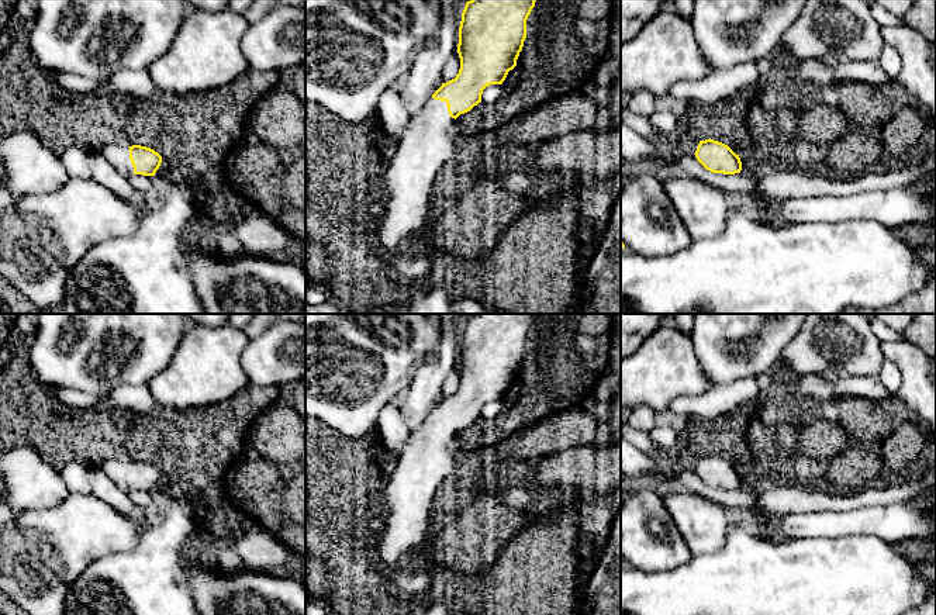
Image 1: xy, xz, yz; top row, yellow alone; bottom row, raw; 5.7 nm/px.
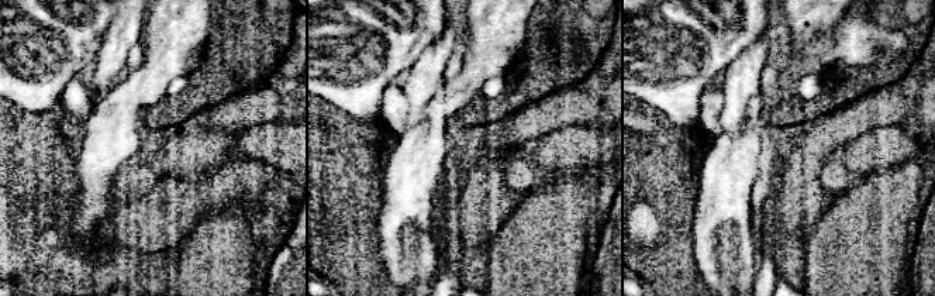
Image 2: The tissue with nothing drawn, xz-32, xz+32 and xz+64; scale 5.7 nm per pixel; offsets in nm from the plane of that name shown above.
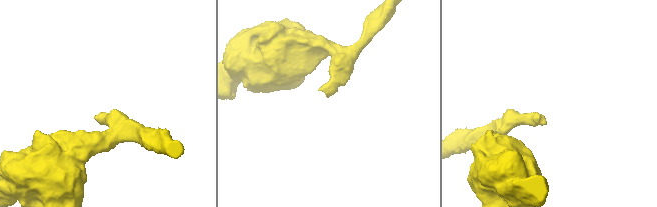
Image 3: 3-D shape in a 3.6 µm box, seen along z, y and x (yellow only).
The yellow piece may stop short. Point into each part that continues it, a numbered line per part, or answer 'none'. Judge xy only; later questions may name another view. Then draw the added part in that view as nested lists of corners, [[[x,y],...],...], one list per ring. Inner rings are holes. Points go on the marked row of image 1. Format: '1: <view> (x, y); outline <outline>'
1: xy (117, 155); outline [[[111,144],[104,146],[100,153],[124,177],[134,175],[134,166],[129,159],[129,148],[127,145]]]

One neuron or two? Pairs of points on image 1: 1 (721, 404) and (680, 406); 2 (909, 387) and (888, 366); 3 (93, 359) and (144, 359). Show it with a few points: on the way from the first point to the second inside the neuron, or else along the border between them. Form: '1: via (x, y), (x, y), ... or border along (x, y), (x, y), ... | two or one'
1: via (711, 404), (690, 406) | one
2: border along (886, 358), (897, 366), (900, 373), (897, 394) | two
3: via (106, 359), (131, 359) | one

